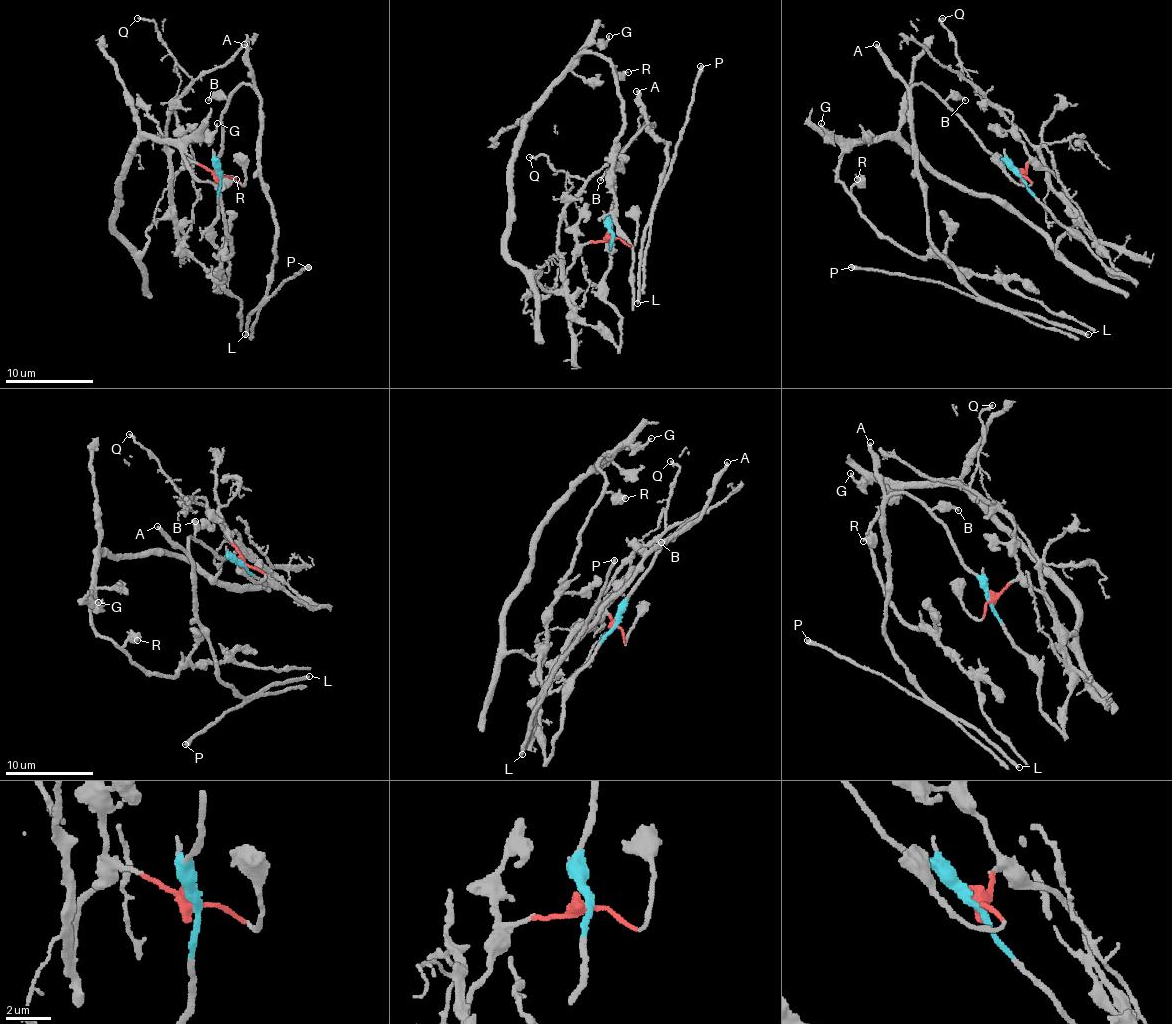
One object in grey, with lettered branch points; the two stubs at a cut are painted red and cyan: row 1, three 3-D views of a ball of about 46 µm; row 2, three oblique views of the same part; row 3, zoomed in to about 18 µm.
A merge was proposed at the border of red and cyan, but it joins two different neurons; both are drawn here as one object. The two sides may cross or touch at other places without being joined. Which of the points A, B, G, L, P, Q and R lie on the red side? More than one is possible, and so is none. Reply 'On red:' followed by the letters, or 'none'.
On red: G, Q, R

